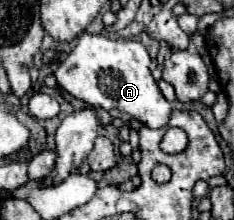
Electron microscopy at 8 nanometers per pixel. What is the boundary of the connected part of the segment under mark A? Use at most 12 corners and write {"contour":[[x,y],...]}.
{"contour":[[83,32],[61,90],[149,128],[171,104],[141,42]]}

